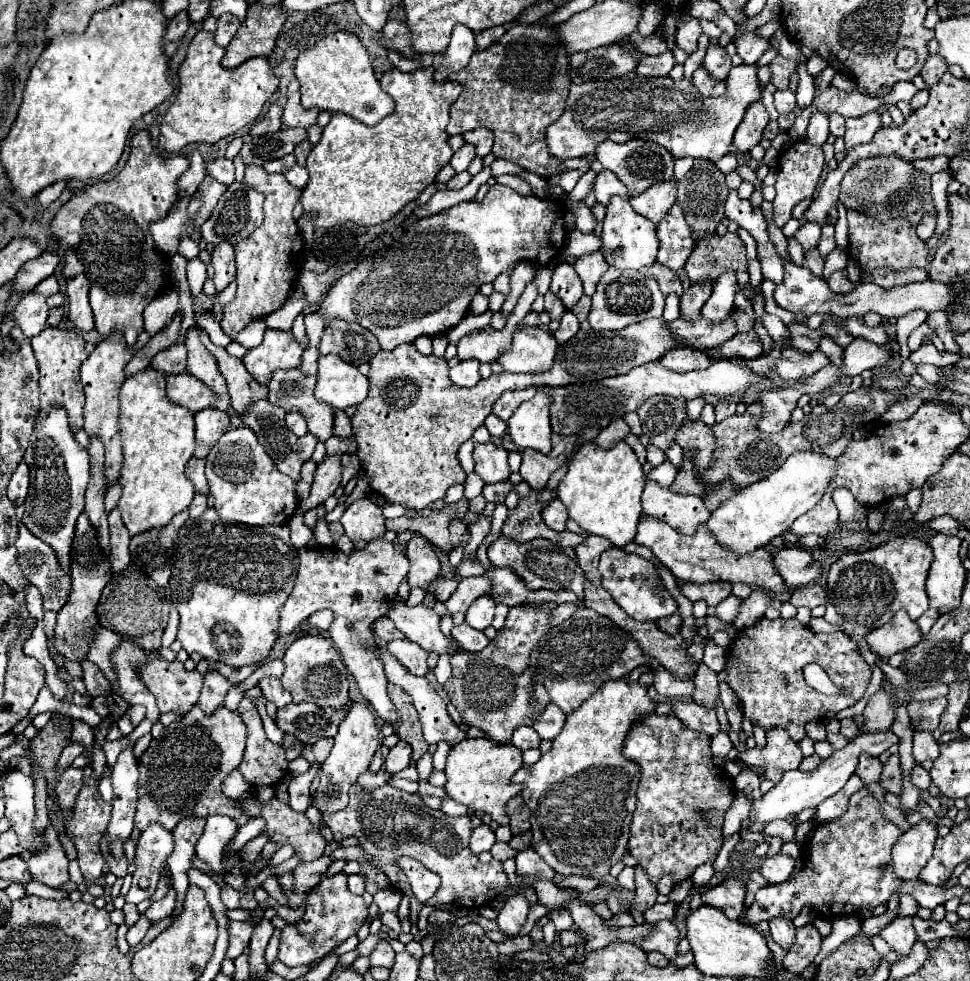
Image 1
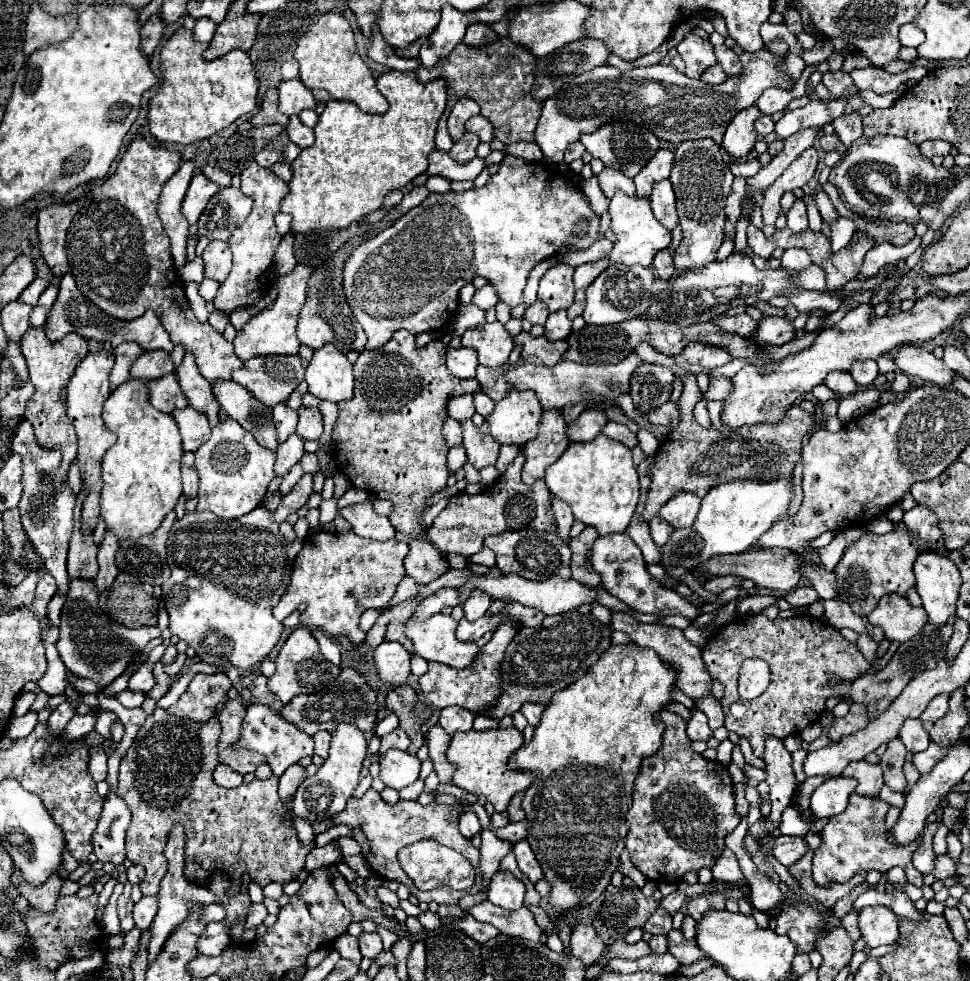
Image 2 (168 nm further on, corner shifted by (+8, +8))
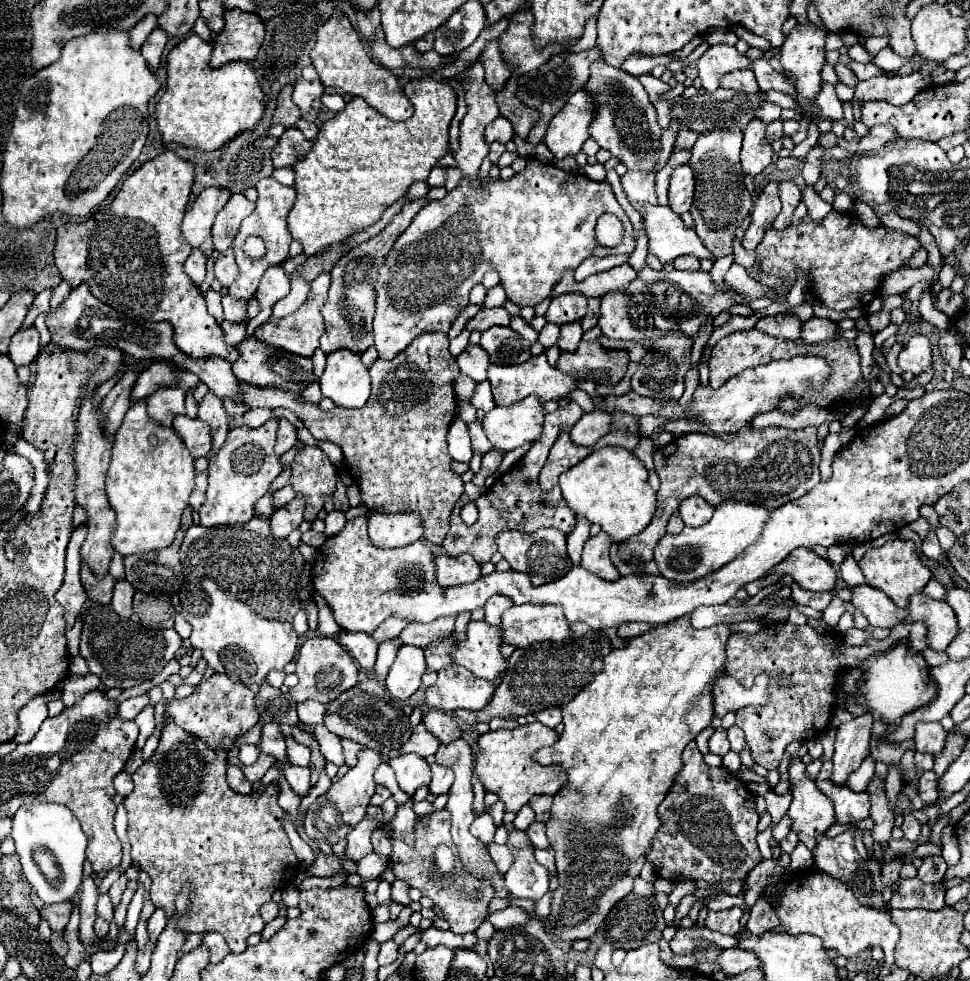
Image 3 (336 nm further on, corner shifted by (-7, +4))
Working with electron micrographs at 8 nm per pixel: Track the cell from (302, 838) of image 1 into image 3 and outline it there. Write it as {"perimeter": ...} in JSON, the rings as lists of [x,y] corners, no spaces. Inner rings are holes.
{"perimeter":[[[167,719],[157,751],[133,773],[135,789],[125,797],[125,809],[129,815],[127,833],[131,839],[131,859],[153,881],[149,889],[153,905],[163,907],[167,915],[171,915],[181,885],[191,883],[193,897],[187,915],[181,919],[181,927],[187,929],[187,933],[217,931],[225,935],[233,953],[243,953],[247,937],[261,933],[265,927],[259,913],[261,905],[271,901],[275,891],[281,891],[293,881],[293,875],[297,873],[297,857],[289,839],[281,831],[277,787],[270,784],[257,797],[239,795],[227,785],[226,770],[227,758],[223,749],[209,749],[199,737],[193,737]]]}

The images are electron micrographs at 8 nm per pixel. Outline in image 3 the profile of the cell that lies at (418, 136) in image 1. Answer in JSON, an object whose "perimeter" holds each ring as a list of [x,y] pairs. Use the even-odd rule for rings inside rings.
{"perimeter":[[[433,77],[411,79],[405,85],[405,95],[413,103],[415,113],[403,123],[395,123],[373,107],[369,107],[361,97],[353,97],[343,111],[339,111],[333,119],[321,125],[319,139],[313,141],[311,153],[307,153],[305,159],[293,165],[297,173],[295,177],[297,203],[291,209],[287,221],[289,233],[301,241],[305,255],[313,255],[315,251],[327,245],[341,243],[349,239],[353,233],[371,227],[375,221],[381,219],[383,211],[389,205],[407,195],[413,183],[427,181],[429,171],[439,163],[439,159],[447,155],[449,147],[447,129],[457,107],[457,93],[449,85],[449,81]]]}

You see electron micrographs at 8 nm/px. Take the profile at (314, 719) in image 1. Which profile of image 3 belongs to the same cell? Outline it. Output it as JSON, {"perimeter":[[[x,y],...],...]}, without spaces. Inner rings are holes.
{"perimeter":[[[365,679],[363,683],[357,683],[355,687],[341,693],[341,697],[327,703],[327,713],[323,717],[323,725],[335,733],[337,737],[345,737],[351,741],[361,743],[363,747],[373,747],[379,753],[389,753],[391,749],[401,749],[409,735],[411,725],[409,719],[405,721],[405,713],[401,709],[401,703],[387,693],[387,689],[377,679]]]}

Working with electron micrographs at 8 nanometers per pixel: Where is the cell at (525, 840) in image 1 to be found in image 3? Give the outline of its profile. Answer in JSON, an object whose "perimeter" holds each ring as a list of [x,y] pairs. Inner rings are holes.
{"perimeter":[[[533,821],[533,823],[529,825],[529,829],[527,829],[527,835],[529,835],[529,839],[531,839],[531,843],[533,843],[535,847],[543,847],[543,849],[549,847],[549,841],[547,841],[547,837],[545,837],[545,823]]]}

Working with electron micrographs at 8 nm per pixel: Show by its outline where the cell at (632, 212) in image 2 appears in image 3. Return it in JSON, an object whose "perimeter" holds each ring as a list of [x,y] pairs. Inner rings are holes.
{"perimeter":[[[645,205],[643,229],[649,239],[649,253],[663,265],[679,255],[695,255],[699,259],[713,259],[709,249],[703,247],[697,233],[683,225],[683,219],[661,205]]]}

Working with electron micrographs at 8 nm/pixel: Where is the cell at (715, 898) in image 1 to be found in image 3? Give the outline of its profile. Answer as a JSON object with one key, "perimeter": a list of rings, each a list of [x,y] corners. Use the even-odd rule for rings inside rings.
{"perimeter":[[[731,907],[725,911],[709,911],[705,919],[705,927],[711,931],[719,931],[725,935],[737,935],[741,931],[739,919],[743,911],[739,907]]]}

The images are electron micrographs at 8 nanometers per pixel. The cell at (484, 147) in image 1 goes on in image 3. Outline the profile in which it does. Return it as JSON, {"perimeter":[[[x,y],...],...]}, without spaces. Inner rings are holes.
{"perimeter":[[[497,117],[493,123],[487,125],[485,139],[487,139],[487,143],[491,143],[491,141],[501,141],[501,143],[511,141],[513,139],[513,127],[511,127],[511,123],[505,117]]]}

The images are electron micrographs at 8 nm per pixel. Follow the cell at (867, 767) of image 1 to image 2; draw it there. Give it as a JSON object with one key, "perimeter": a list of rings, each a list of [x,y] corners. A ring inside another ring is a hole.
{"perimeter":[[[852,761],[846,767],[846,777],[854,777],[858,781],[856,793],[866,795],[866,797],[876,797],[884,785],[882,781],[882,767],[872,765],[866,761]]]}

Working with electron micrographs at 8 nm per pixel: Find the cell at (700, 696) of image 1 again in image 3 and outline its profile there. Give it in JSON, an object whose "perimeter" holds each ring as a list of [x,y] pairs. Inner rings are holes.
{"perimeter":[[[733,725],[733,727],[729,727],[729,729],[727,729],[727,735],[729,735],[731,751],[739,753],[739,751],[745,747],[745,737],[743,737],[743,731],[741,731],[737,725]]]}

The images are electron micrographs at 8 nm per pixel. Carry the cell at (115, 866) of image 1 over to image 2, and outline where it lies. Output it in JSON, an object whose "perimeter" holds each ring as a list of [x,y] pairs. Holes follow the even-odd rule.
{"perimeter":[[[108,793],[102,809],[102,817],[98,821],[94,833],[94,855],[100,863],[122,863],[126,859],[126,829],[130,825],[130,809],[116,795]]]}

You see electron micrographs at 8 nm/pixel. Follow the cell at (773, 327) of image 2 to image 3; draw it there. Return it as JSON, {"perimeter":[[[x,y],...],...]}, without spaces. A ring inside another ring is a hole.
{"perimeter":[[[811,317],[805,323],[801,323],[799,339],[805,343],[821,343],[821,341],[833,339],[835,331],[837,331],[837,325],[833,321]]]}

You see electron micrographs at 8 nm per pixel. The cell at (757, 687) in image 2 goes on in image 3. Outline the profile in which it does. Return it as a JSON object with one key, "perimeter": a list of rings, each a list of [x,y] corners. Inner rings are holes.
{"perimeter":[[[721,675],[711,691],[717,717],[723,717],[727,711],[737,711],[747,705],[765,705],[769,701],[769,685],[765,685],[765,681],[755,683],[753,689],[743,689],[733,677]]]}

